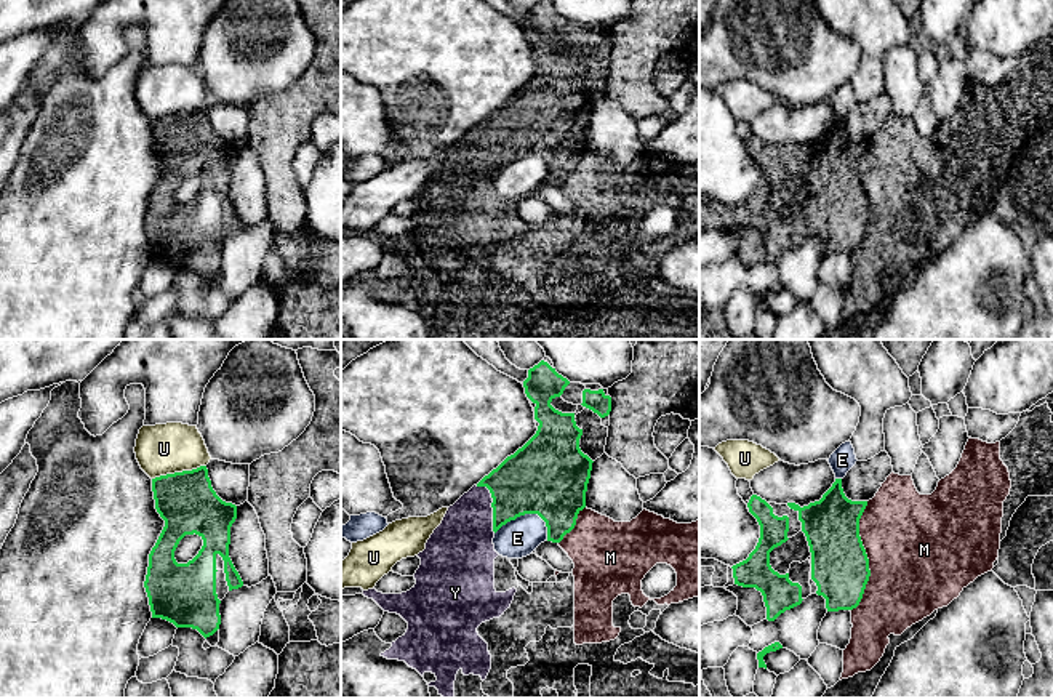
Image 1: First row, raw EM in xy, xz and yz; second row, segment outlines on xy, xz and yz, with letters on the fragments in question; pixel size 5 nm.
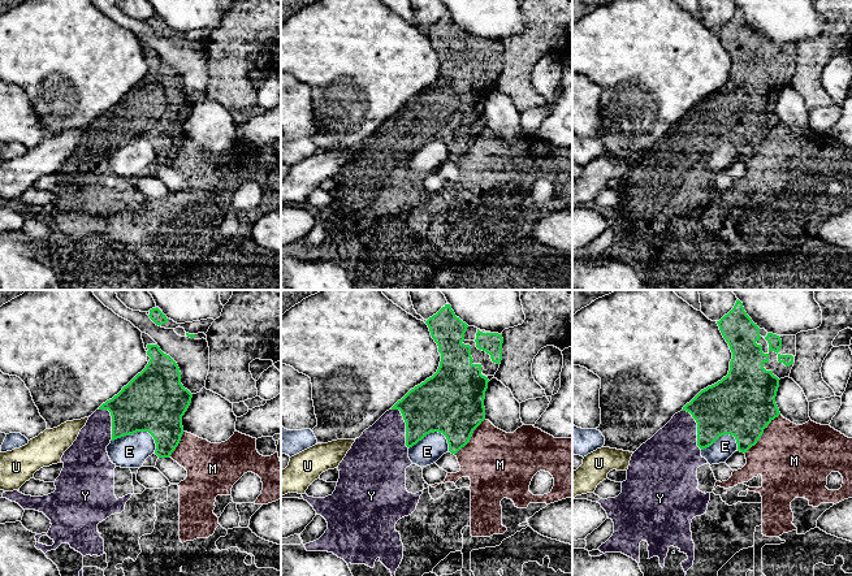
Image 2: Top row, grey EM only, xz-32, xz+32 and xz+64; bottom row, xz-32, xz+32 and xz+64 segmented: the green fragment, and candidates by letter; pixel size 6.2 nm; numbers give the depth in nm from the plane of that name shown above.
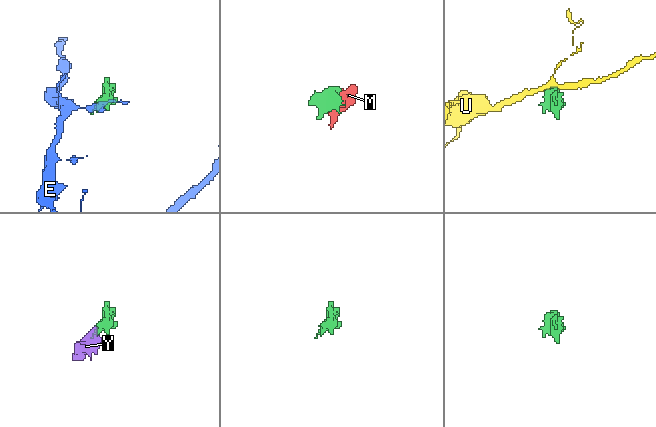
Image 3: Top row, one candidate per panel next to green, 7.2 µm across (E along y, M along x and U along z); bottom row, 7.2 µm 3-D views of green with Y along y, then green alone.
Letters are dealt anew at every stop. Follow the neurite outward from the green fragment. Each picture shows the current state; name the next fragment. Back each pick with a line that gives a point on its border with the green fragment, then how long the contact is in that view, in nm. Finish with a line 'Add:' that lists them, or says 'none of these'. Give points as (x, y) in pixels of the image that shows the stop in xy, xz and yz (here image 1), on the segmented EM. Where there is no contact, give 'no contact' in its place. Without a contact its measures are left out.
Y: contact xz (492, 505); length 260 nm
Add: Y

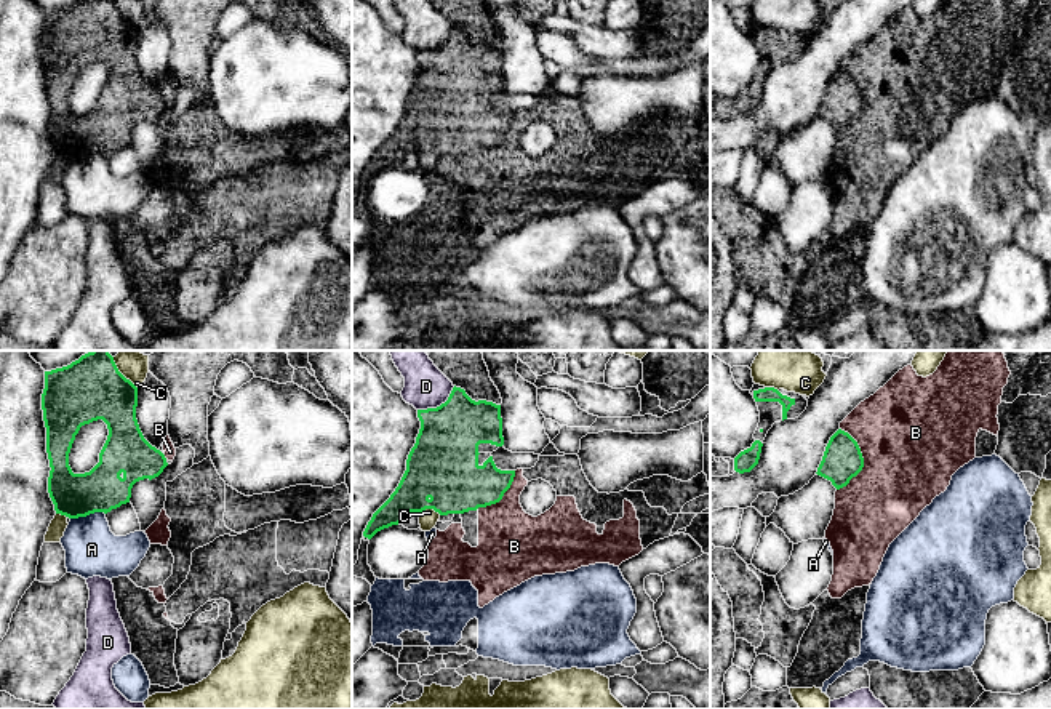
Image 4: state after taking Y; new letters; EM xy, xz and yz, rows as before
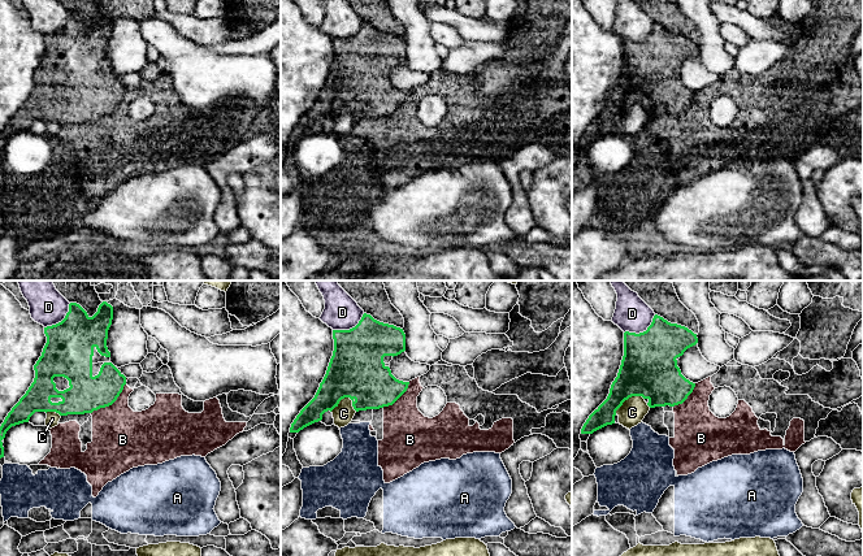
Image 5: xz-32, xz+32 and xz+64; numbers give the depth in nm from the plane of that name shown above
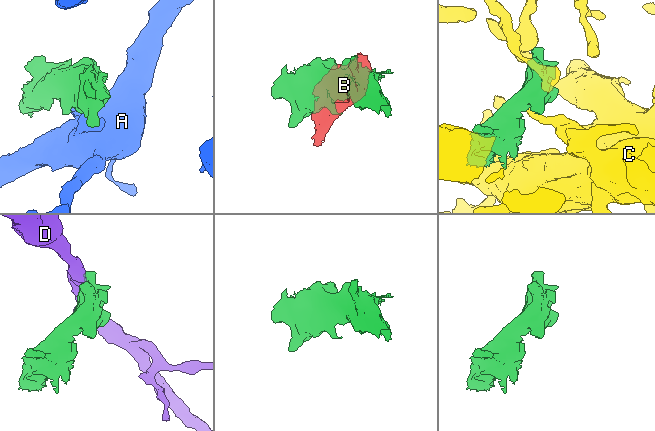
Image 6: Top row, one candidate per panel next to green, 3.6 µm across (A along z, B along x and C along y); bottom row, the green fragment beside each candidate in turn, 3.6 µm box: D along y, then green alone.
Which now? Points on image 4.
Add: none of these

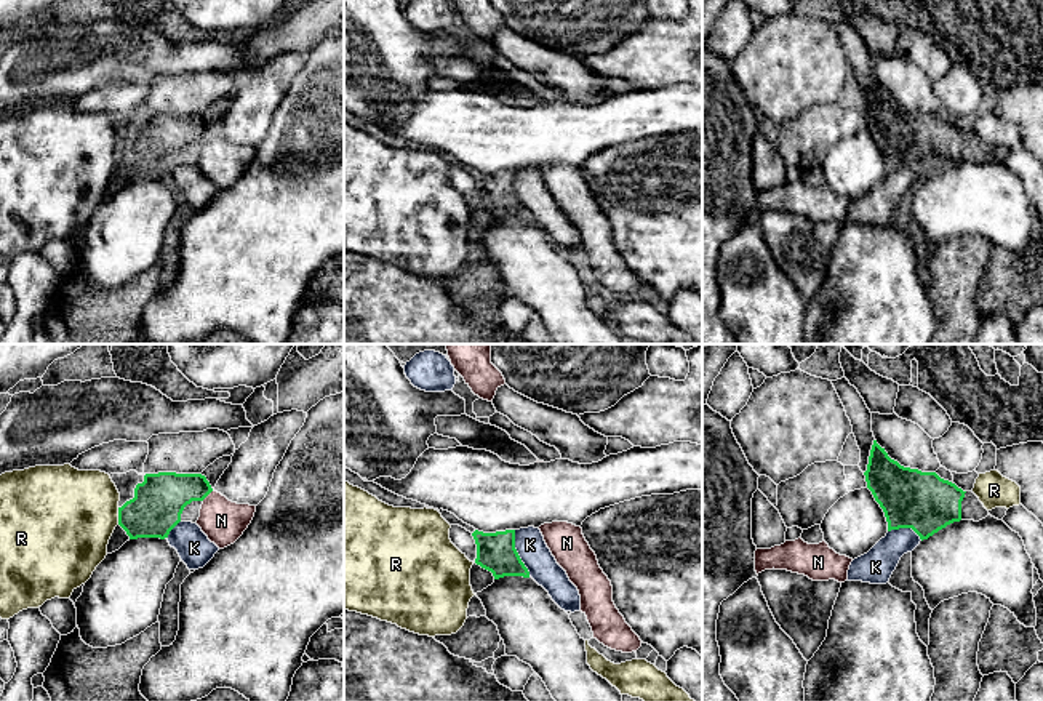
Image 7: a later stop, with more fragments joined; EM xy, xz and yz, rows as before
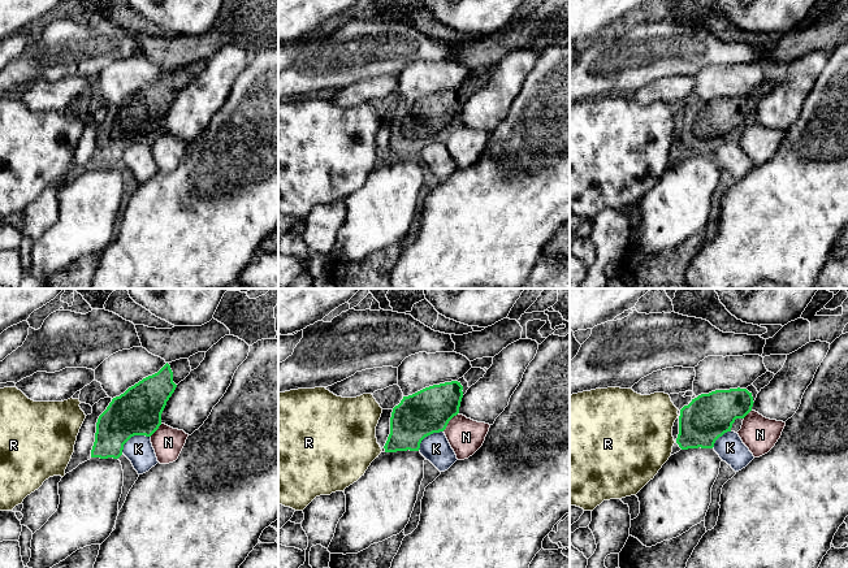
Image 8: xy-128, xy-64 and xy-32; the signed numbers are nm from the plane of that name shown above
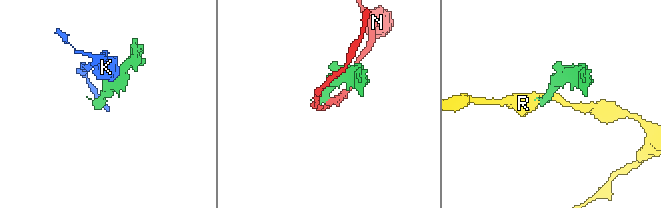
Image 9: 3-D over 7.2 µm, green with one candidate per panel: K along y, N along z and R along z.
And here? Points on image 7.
Add: none of these

